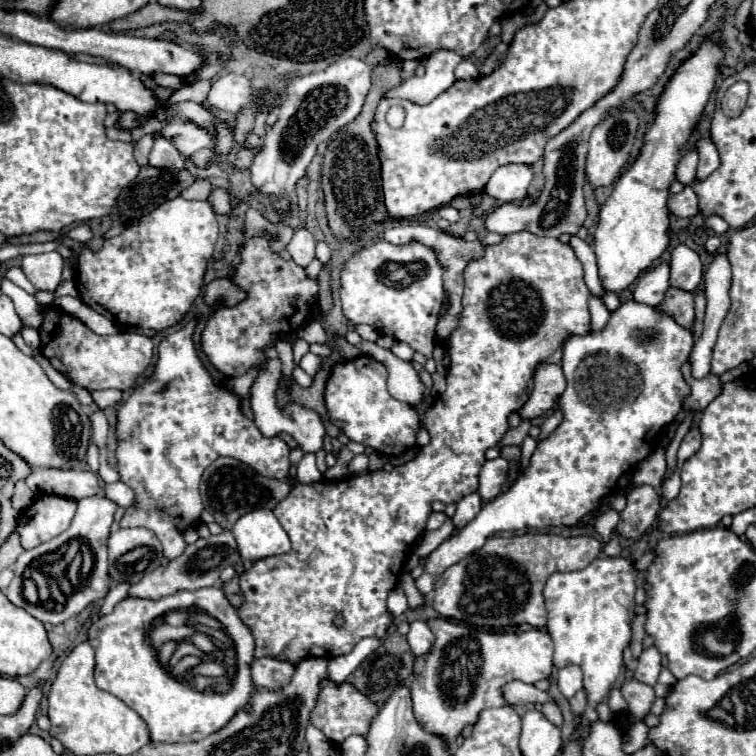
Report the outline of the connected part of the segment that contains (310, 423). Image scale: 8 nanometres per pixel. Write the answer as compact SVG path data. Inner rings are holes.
M279 358L267 360L265 372L261 372L257 376L257 380L251 388L251 408L255 412L255 424L257 424L259 432L263 436L277 436L281 432L291 434L303 452L313 452L313 454L319 452L323 448L323 436L325 436L325 426L323 426L321 418L317 416L317 412L307 410L297 404L289 404L285 408L279 408L277 400L275 400L275 392L279 388L279 378L281 378L281 360Z

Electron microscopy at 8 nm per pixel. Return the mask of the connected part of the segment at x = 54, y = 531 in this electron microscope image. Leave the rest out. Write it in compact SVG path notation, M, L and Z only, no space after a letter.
M41 496L35 504L21 512L17 532L23 548L35 548L61 532L65 532L73 520L77 502L61 496Z

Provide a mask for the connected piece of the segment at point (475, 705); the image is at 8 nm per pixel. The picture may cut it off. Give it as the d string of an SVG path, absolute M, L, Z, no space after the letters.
M429 620L435 644L429 654L415 660L415 680L411 684L413 712L421 726L443 736L449 744L465 724L475 724L479 712L489 706L503 706L501 686L511 680L535 684L549 678L553 670L553 640L547 630L531 628L523 634L493 634L463 626L451 620Z

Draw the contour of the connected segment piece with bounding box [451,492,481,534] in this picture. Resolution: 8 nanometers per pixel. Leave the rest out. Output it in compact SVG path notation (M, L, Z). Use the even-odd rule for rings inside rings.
M475 492L475 494L469 494L469 496L465 496L465 498L461 498L461 500L457 502L457 512L455 512L453 518L451 518L451 522L453 522L453 526L455 526L453 534L459 532L465 524L469 524L469 520L473 520L473 516L477 516L479 510L481 510L481 498L479 498L477 492Z

